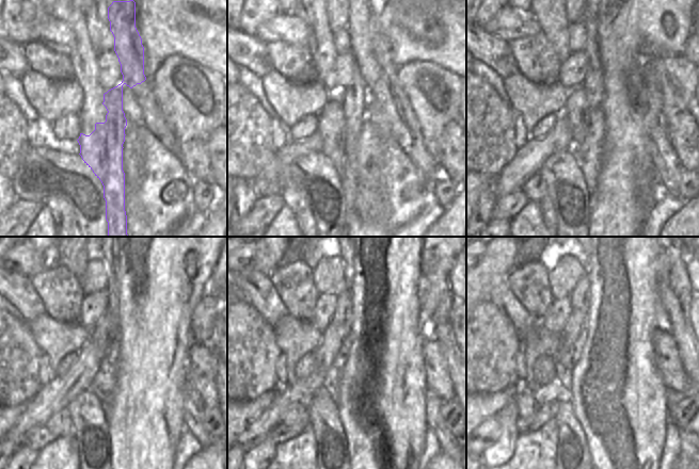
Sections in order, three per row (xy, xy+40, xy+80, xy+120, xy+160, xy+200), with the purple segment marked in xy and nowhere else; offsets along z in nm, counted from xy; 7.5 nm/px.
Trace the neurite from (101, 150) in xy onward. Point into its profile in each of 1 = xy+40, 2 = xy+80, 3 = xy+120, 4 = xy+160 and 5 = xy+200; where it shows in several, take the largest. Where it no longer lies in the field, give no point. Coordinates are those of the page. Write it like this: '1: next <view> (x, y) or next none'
1: next xy+40 (340, 146)
2: next xy+80 (587, 143)
3: next xy+120 (106, 376)
4: next xy+160 (348, 258)
5: next xy+200 (587, 258)

